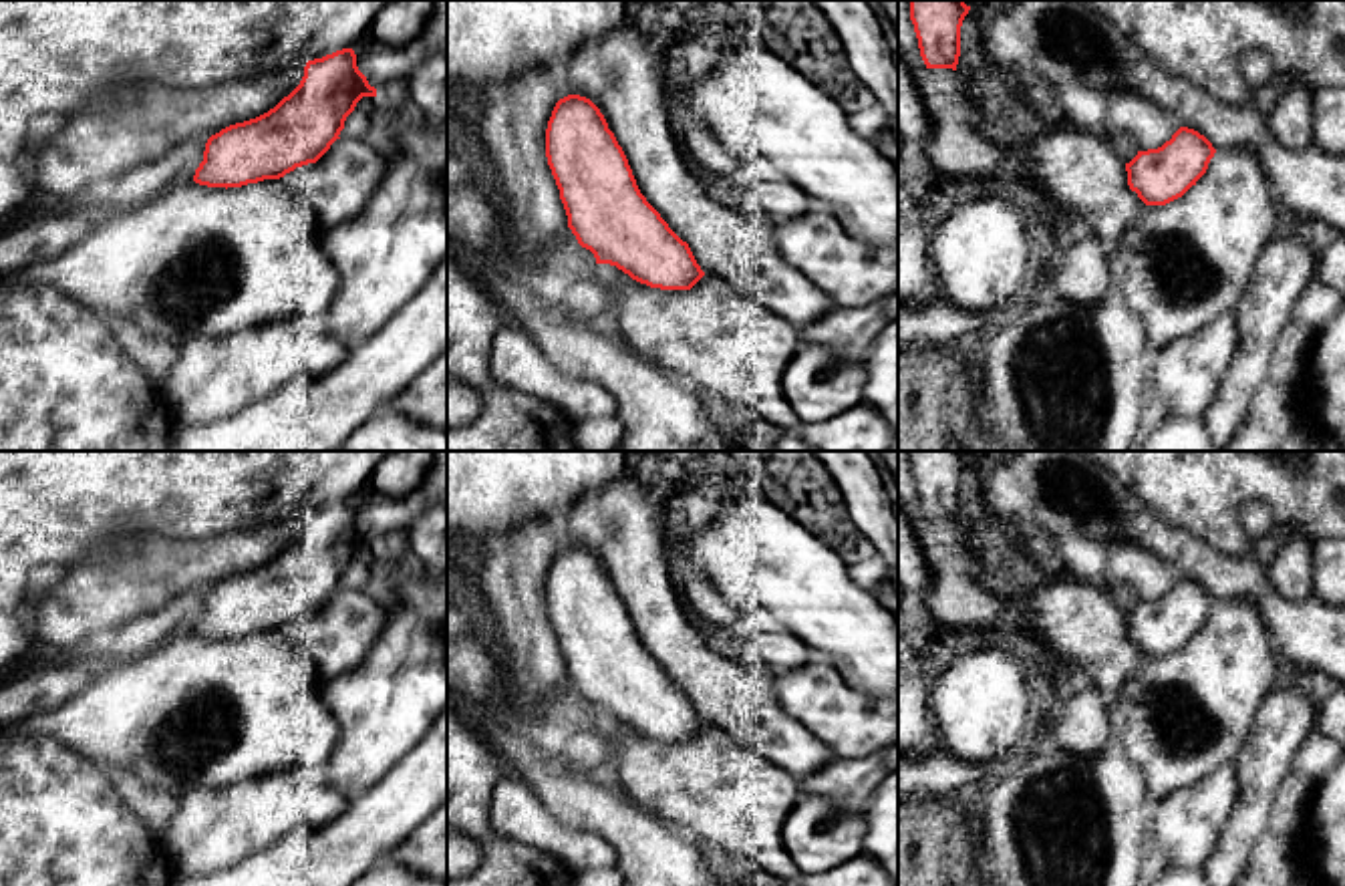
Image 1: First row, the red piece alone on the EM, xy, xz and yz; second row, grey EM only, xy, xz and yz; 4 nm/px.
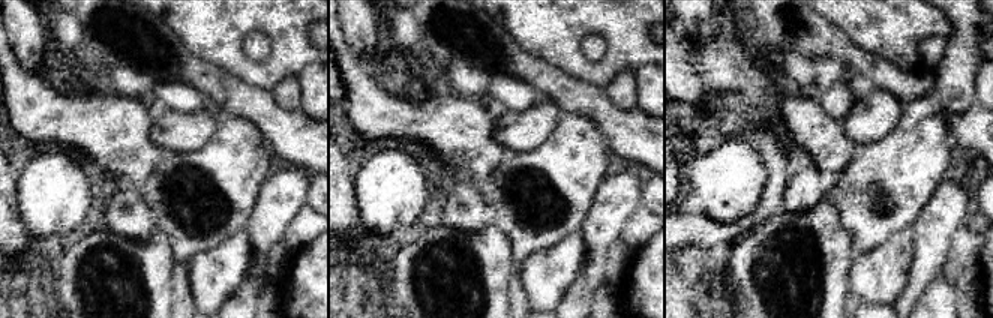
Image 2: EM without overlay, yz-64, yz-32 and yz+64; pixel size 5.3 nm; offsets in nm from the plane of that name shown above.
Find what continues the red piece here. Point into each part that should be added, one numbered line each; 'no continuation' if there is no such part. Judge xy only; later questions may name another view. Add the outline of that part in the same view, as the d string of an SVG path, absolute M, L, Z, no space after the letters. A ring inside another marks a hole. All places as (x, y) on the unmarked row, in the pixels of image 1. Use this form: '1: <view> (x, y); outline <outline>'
1: xy (196, 711); outline M282 628L228 640L195 632L165 640L12 731L26 739L54 739L173 797L280 769L322 765L338 739L338 723L322 701L322 677Z

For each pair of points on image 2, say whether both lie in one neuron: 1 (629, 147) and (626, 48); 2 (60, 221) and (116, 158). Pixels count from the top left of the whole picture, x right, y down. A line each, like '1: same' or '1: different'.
1: different
2: different

